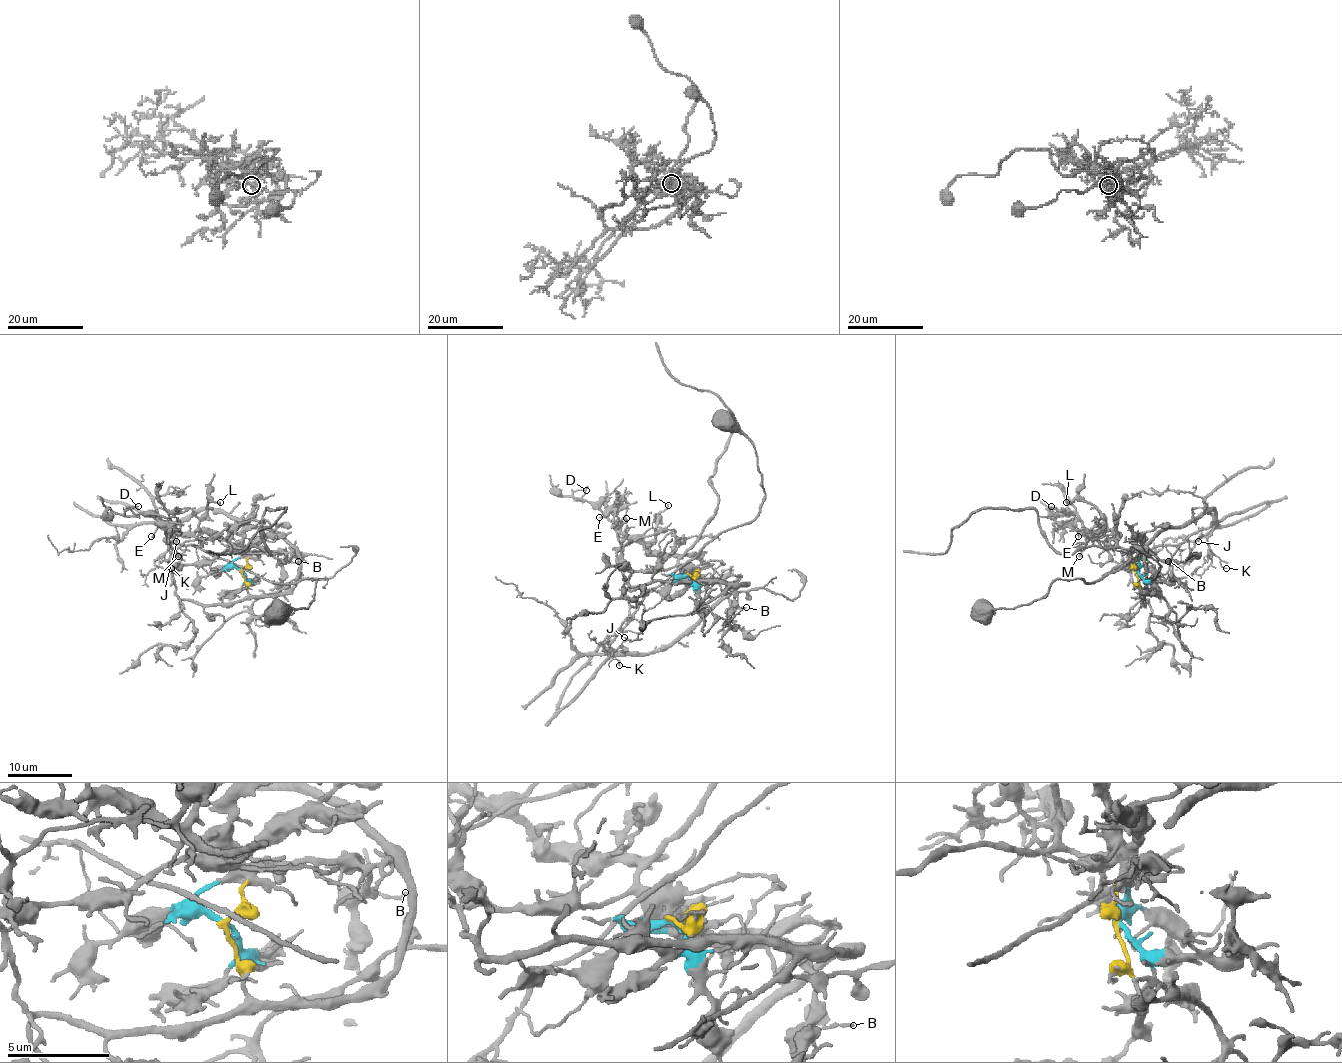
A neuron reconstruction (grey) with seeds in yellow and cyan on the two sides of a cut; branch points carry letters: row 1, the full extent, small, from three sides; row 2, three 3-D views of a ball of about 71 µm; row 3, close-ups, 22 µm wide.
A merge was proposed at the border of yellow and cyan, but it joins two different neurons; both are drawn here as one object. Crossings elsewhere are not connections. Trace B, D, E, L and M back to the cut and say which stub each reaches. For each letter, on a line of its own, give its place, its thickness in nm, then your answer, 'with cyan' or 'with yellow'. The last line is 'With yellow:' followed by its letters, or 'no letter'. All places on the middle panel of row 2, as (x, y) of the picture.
B: at (746, 607); 140 nm thick; with cyan
D: at (586, 490); 80 nm thick; with cyan
E: at (599, 517); 130 nm thick; with cyan
L: at (668, 505); 140 nm thick; with cyan
M: at (626, 518); 160 nm thick; with cyan
With yellow: no letter

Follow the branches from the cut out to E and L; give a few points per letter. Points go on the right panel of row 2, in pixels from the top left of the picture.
E: (1137, 571), (1137, 553), (1127, 551), (1109, 530), (1088, 530), (1077, 521), (1079, 537)
L: (1137, 571), (1137, 553), (1127, 551), (1117, 543), (1098, 509), (1085, 501), (1066, 501)

